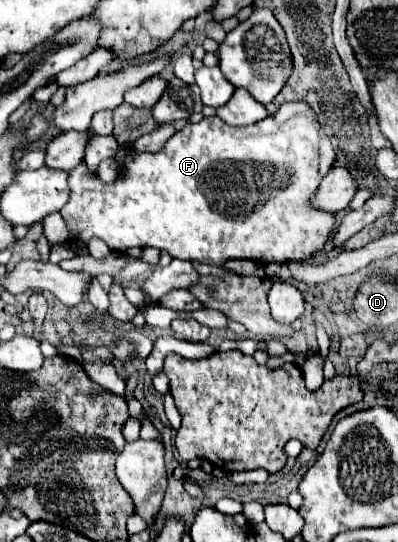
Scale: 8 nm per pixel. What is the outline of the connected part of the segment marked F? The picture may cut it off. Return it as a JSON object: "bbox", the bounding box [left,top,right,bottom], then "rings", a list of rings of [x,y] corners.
{"bbox":[60,102,336,266],"rings":[[[286,102],[274,116],[268,116],[252,126],[228,126],[218,116],[202,118],[198,124],[188,124],[174,134],[162,152],[144,154],[128,152],[128,176],[116,180],[116,186],[100,182],[88,174],[86,164],[78,164],[70,172],[70,200],[60,210],[70,236],[88,242],[92,236],[102,238],[110,250],[122,252],[130,246],[154,246],[168,250],[180,260],[198,260],[218,266],[230,258],[248,258],[258,264],[306,260],[324,250],[336,218],[330,212],[310,206],[322,178],[336,160],[330,138],[320,130],[316,112],[306,102]]]}

